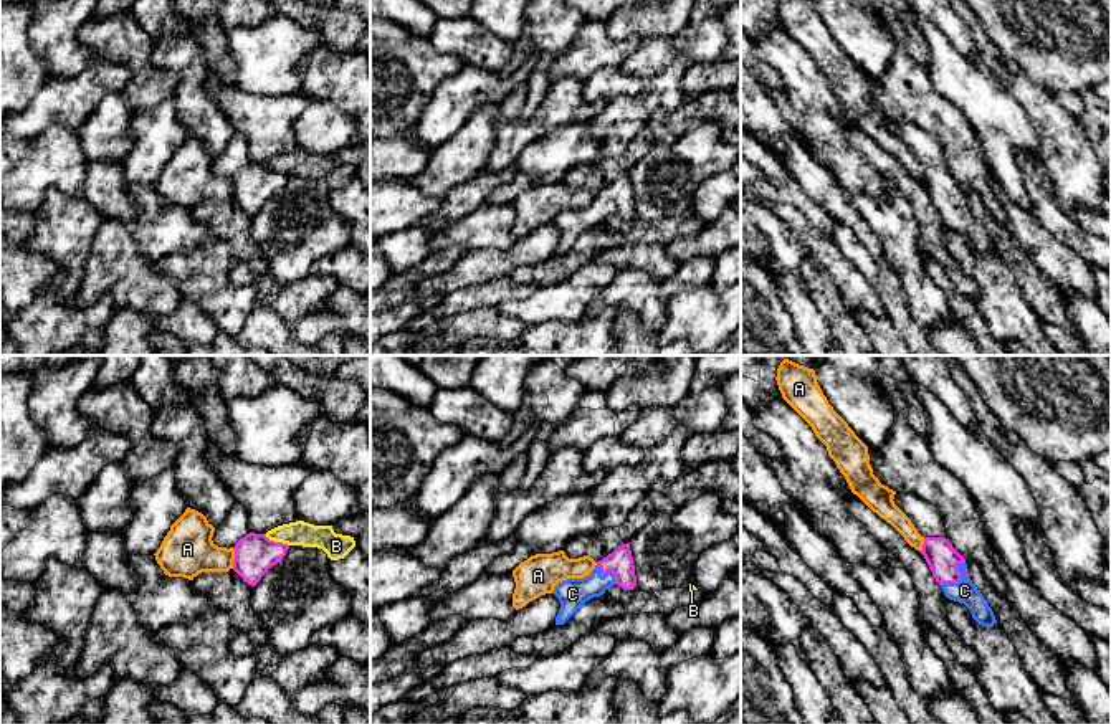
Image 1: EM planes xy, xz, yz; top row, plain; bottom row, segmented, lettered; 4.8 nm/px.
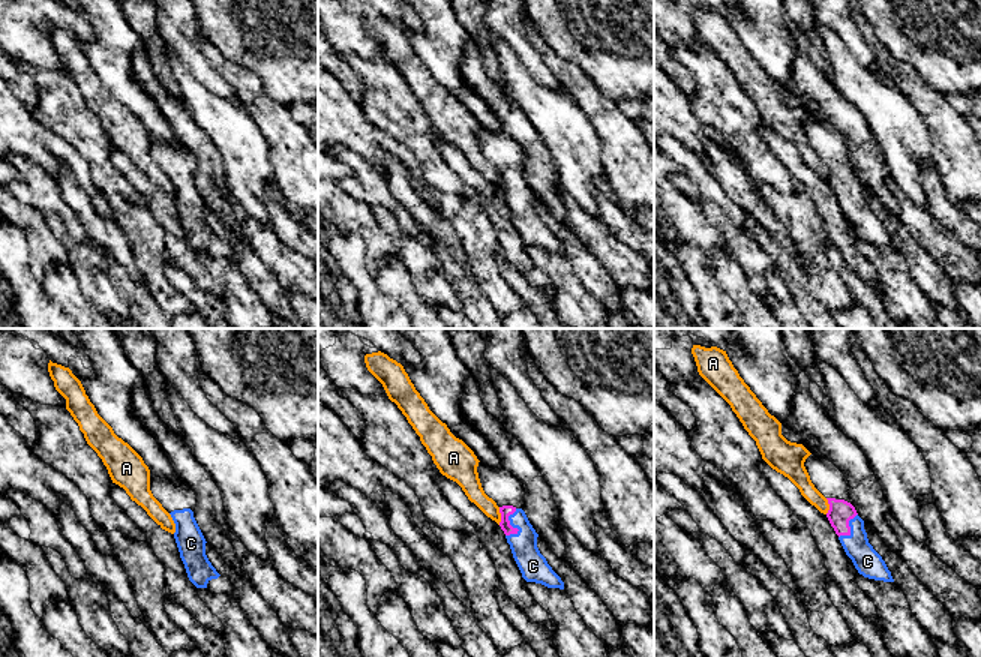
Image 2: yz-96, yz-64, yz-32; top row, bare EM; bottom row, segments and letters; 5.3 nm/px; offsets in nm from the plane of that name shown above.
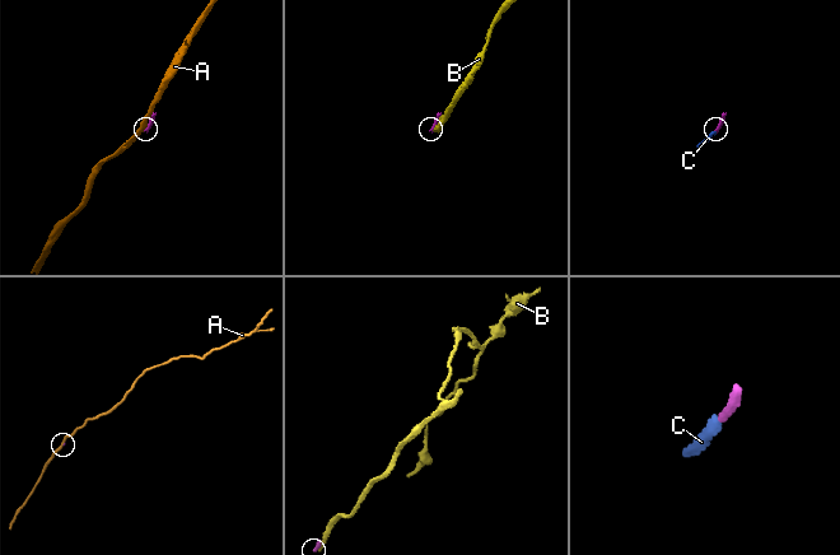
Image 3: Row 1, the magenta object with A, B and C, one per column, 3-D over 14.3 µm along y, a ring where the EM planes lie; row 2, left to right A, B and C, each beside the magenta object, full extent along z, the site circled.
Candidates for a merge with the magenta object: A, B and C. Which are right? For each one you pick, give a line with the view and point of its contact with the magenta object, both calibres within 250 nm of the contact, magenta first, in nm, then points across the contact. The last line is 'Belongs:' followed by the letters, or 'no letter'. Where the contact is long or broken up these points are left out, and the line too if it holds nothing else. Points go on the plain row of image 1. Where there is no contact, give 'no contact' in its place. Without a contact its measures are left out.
C: yz (959, 209) | 150/110 nm | across yz (943, 189), (959, 209), (964, 220)
Belongs: C

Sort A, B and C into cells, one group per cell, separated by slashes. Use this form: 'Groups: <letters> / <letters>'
Groups: A / B / C

